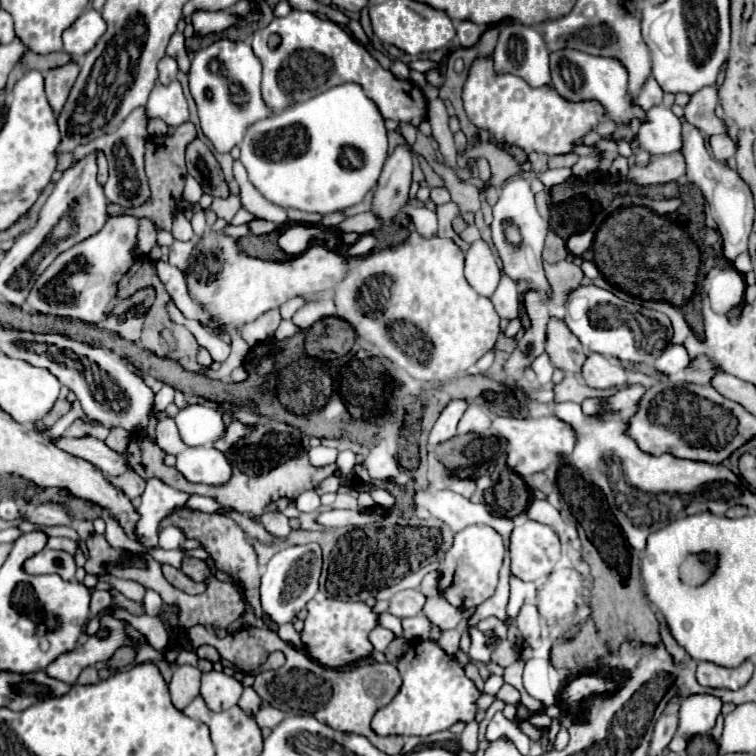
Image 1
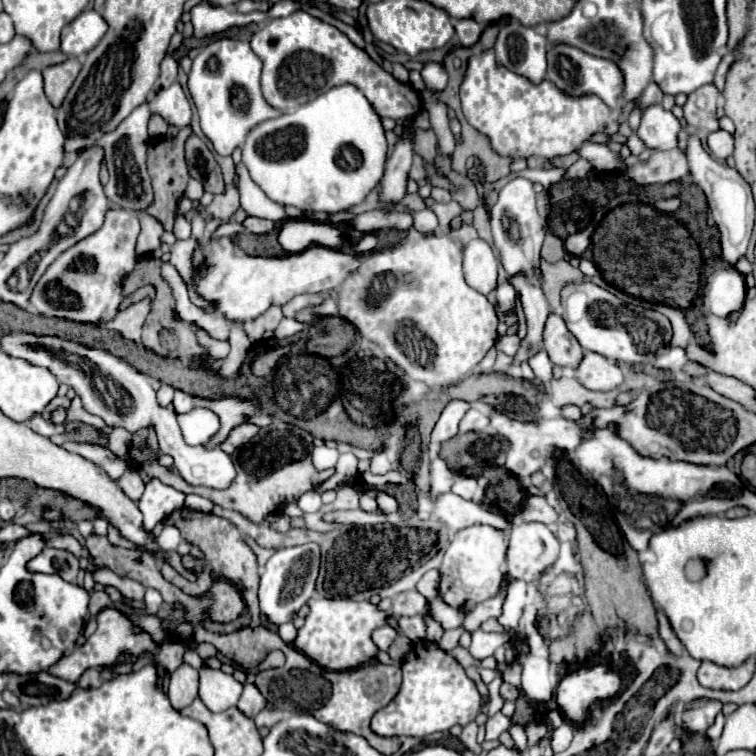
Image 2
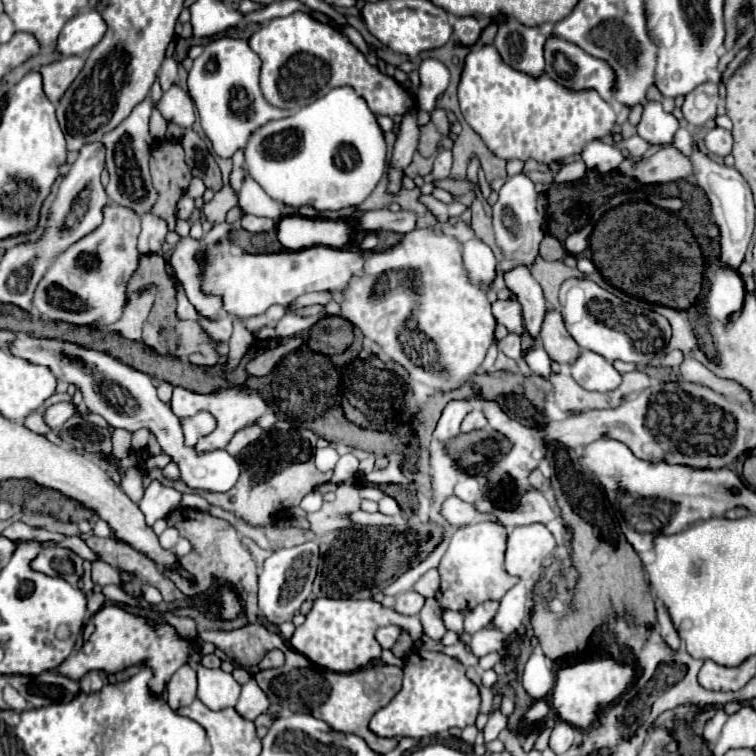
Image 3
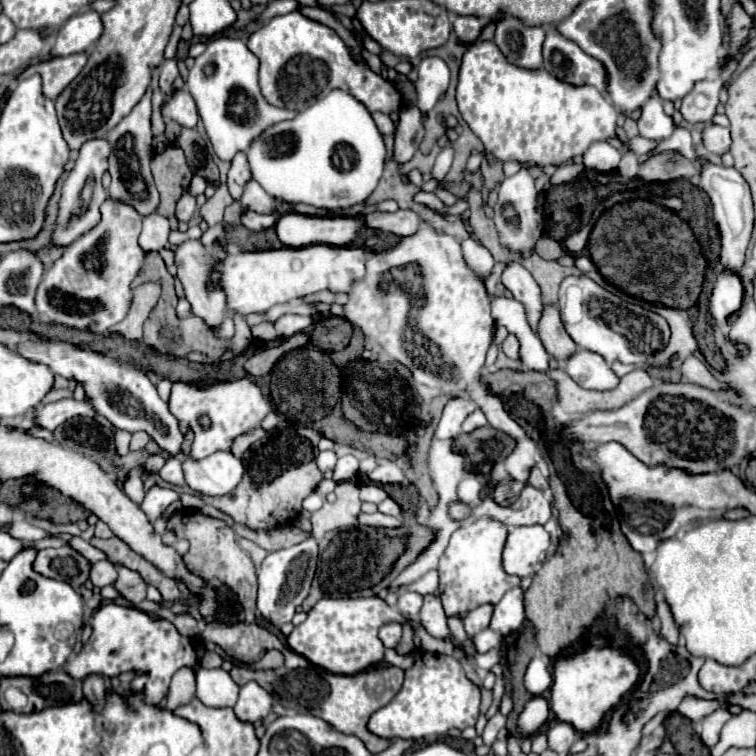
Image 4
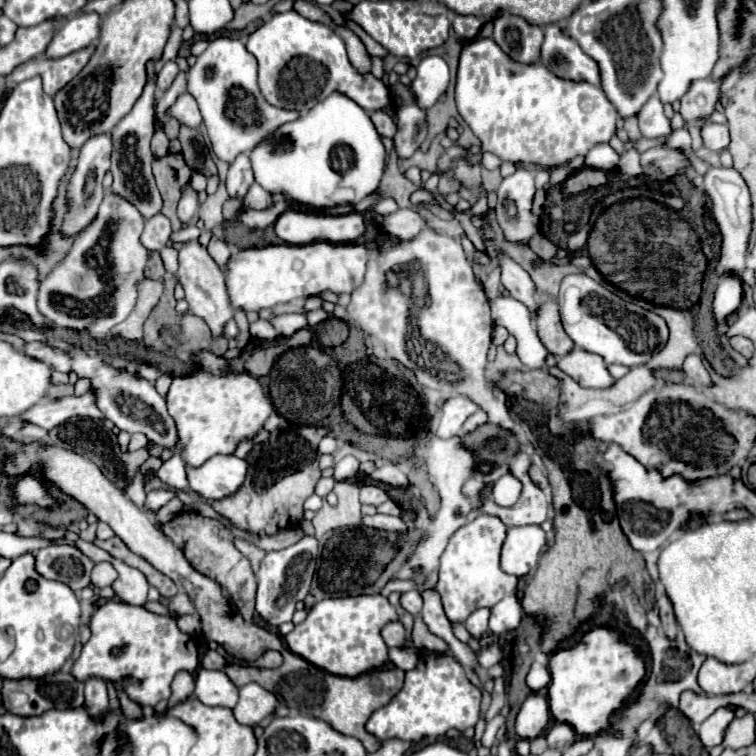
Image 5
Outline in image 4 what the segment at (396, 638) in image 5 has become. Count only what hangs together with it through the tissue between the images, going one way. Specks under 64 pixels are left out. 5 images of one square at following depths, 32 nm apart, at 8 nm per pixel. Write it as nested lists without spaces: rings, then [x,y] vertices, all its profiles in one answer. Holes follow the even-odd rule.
[[[388,624],[378,630],[378,638],[384,644],[384,648],[394,648],[400,642],[400,636],[402,636],[400,624]]]

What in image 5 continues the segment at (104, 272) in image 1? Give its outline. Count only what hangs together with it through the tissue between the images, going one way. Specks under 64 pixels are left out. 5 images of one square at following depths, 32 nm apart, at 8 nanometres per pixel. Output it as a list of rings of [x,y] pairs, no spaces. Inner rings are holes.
[[[106,192],[98,218],[74,240],[66,258],[40,282],[40,314],[54,326],[72,330],[94,328],[94,336],[108,338],[110,328],[120,324],[132,312],[136,304],[136,288],[144,280],[150,250],[140,244],[142,228],[144,216],[136,212],[136,206]]]

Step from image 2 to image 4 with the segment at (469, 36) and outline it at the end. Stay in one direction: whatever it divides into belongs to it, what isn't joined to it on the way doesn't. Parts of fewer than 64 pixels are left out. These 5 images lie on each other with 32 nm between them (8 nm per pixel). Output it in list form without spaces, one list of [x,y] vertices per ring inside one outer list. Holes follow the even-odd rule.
[[[458,16],[454,20],[454,32],[462,44],[472,44],[478,40],[482,30],[482,22],[476,16]]]

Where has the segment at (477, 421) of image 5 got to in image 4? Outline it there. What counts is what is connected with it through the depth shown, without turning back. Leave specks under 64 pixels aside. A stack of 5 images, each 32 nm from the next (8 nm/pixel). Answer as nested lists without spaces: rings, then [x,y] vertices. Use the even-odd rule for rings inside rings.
[[[474,410],[474,412],[464,420],[462,432],[472,432],[472,430],[476,430],[478,426],[486,426],[486,424],[488,424],[488,422],[486,422],[484,412],[482,412],[482,410]]]

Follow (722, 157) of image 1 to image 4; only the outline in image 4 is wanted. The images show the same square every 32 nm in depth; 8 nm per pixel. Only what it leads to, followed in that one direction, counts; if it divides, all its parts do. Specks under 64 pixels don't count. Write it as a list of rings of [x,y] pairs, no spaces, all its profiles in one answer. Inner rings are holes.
[[[712,124],[712,128],[704,128],[704,146],[722,156],[724,152],[730,150],[730,144],[732,144],[732,138],[730,138],[730,130],[724,128],[724,126],[718,126],[718,124]]]

